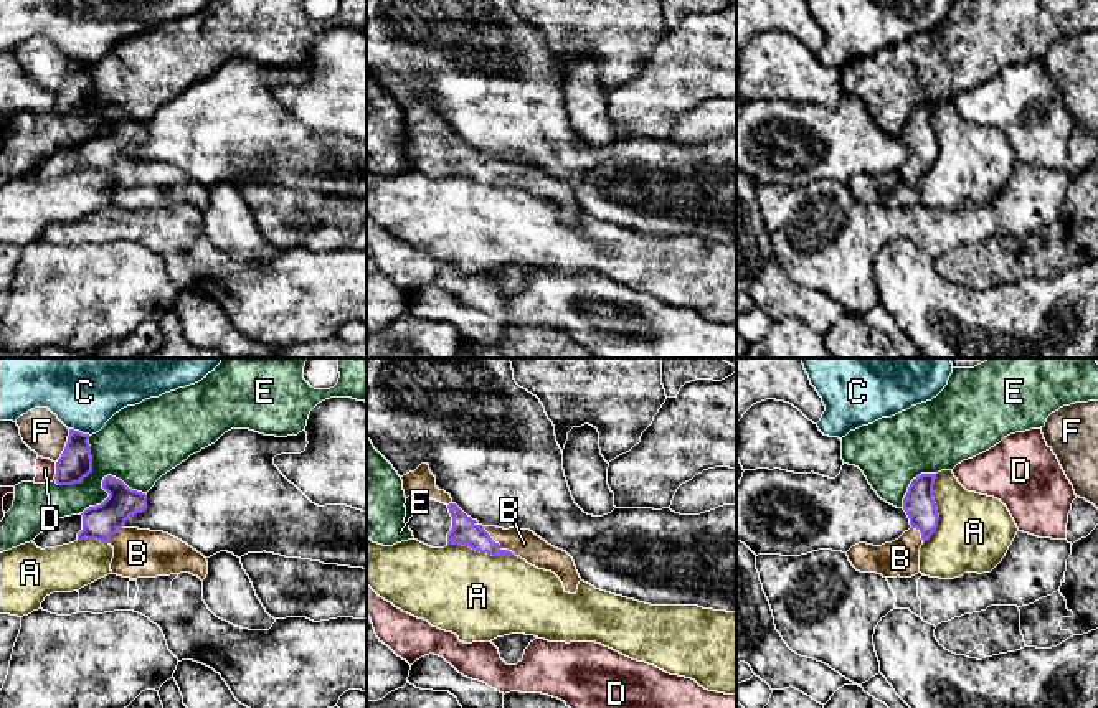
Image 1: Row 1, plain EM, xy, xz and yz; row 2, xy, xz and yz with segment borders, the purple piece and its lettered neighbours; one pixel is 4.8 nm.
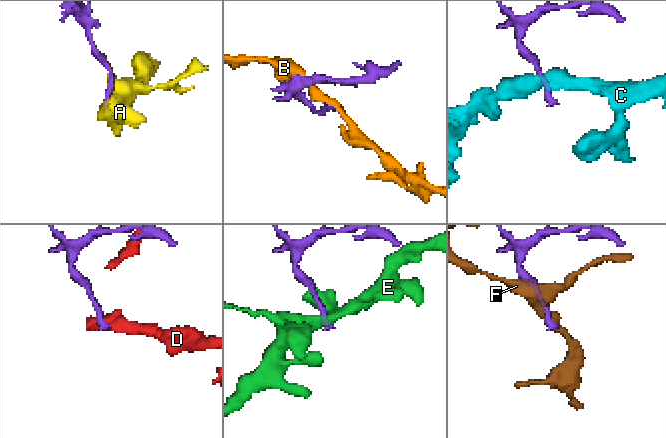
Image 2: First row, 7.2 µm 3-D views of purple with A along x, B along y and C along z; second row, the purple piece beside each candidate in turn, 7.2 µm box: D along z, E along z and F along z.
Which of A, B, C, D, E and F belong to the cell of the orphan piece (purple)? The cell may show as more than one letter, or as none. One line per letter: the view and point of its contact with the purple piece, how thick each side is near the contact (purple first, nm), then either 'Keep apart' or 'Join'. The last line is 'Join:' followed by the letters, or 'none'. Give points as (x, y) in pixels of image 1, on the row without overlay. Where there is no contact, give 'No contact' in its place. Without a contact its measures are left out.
A: Touches purple at yz (937, 139). Thickness 150 nm (purple) against 360 nm. Keep apart
B: Touches purple at xz (499, 175). Thickness 120 nm (purple) against 140 nm. Join
C: Touches purple at xy (80, 63). Thickness 160 nm (purple) against 300 nm. Keep apart
D: Touches purple at xy (56, 101). Thickness 160 nm (purple) against 100 nm. Keep apart
E: Touches purple at xy (103, 111). Thickness 170 nm (purple) against 380 nm. Keep apart
F: Touches purple at xy (66, 76). Thickness 160 nm (purple) against 200 nm. Keep apart
Join: B

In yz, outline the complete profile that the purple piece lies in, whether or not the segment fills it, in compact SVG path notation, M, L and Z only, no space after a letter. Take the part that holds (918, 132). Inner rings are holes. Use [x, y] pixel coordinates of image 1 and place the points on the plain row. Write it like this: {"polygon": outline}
{"polygon": "M921 104L911 111L903 129L911 158L898 170L882 177L859 173L847 182L857 201L883 208L911 208L920 203L920 178L936 162L939 150L933 129L935 109L936 104Z"}

